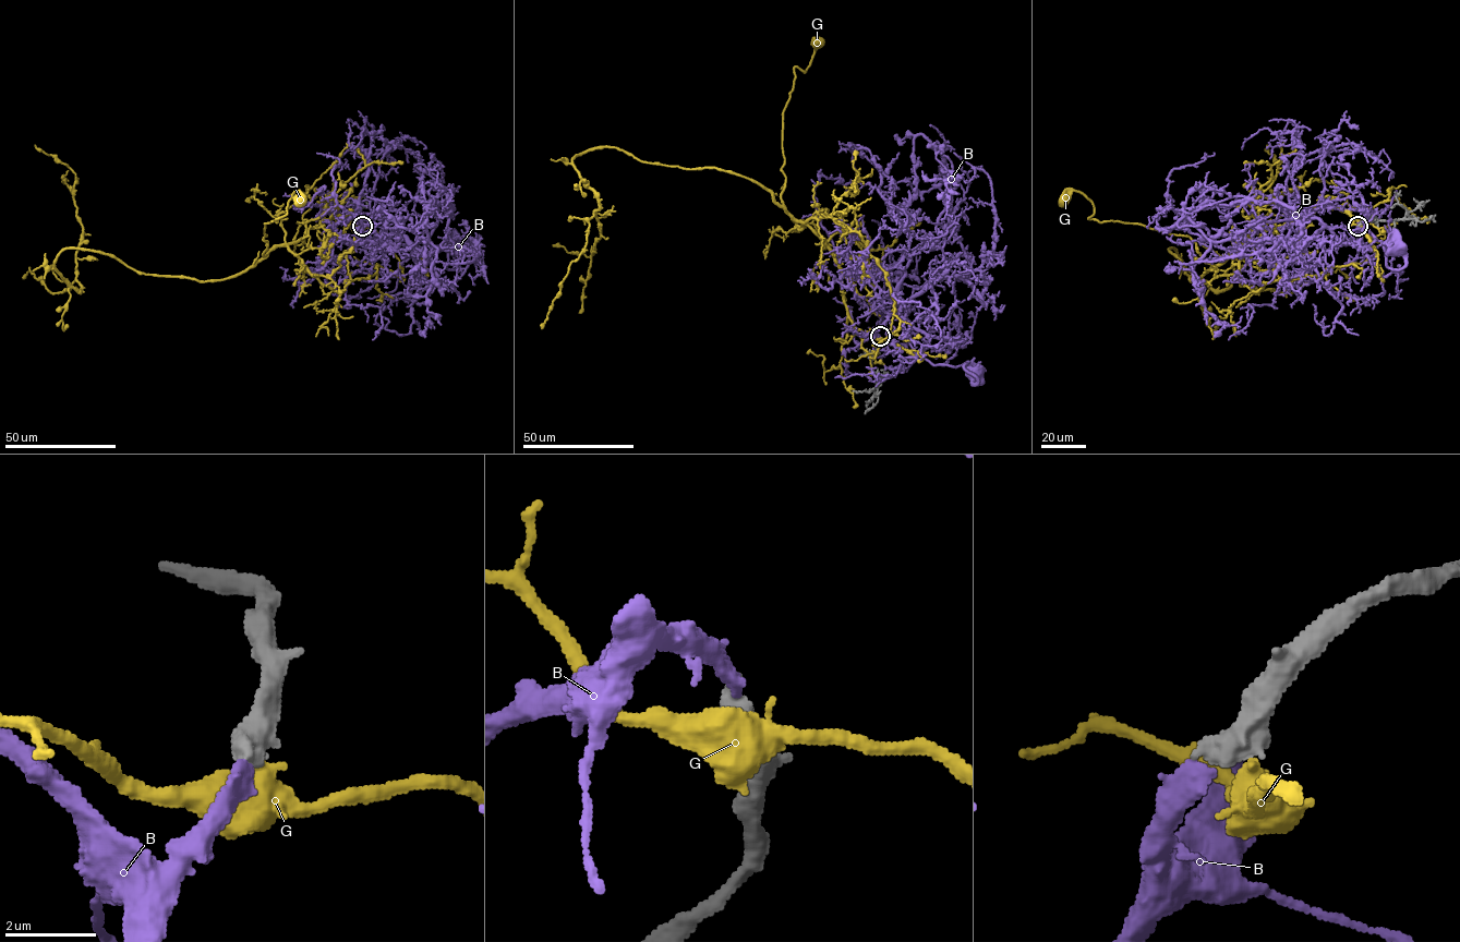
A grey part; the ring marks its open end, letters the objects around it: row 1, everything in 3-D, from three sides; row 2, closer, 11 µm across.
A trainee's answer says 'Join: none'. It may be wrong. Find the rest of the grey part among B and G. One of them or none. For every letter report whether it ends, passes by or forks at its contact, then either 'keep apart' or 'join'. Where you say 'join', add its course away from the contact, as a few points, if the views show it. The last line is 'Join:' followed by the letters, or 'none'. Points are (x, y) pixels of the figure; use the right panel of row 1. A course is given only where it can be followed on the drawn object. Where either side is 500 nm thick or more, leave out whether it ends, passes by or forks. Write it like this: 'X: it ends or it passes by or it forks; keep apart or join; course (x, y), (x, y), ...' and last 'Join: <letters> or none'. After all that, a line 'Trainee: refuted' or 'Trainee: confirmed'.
B: join; course (1359, 226), (1346, 242), (1332, 230), (1365, 228), (1386, 245), (1385, 264), (1391, 269), (1404, 265), (1397, 245)
G: keep apart
Join: B
Trainee: refuted

